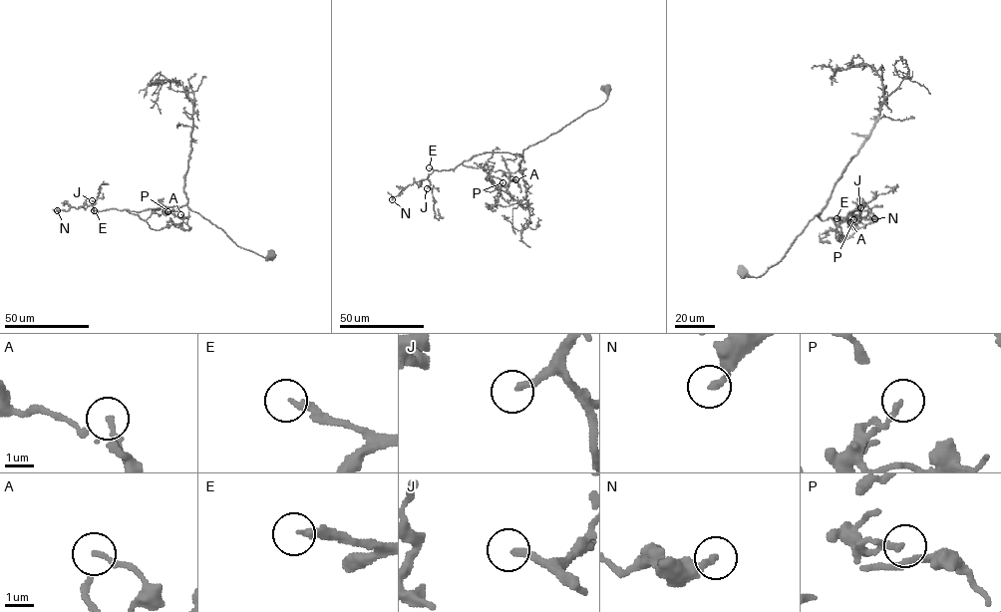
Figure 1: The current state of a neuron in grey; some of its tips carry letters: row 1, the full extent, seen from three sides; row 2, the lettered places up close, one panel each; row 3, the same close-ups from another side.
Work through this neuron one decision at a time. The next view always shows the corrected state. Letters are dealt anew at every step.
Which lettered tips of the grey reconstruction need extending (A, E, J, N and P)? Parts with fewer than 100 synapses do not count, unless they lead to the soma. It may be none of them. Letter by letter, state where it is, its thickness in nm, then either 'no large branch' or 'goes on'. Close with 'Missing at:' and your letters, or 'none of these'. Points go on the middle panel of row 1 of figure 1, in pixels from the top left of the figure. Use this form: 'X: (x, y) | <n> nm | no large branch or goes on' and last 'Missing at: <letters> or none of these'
A: (515, 179) | 160 nm | no large branch
E: (429, 167) | 200 nm | goes on
J: (427, 188) | 240 nm | goes on
N: (392, 199) | 200 nm | no large branch
P: (502, 182) | 150 nm | no large branch
Missing at: E, J

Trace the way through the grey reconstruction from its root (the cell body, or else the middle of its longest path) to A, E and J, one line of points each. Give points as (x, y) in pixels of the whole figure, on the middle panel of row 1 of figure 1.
A: (606, 88), (603, 103), (521, 154), (486, 152), (462, 162), (501, 170), (517, 183), (515, 179)
E: (606, 88), (607, 100), (543, 141), (528, 146), (521, 154), (486, 152), (448, 170), (429, 167)
J: (606, 88), (603, 103), (521, 154), (473, 155), (454, 168), (434, 170), (427, 188)

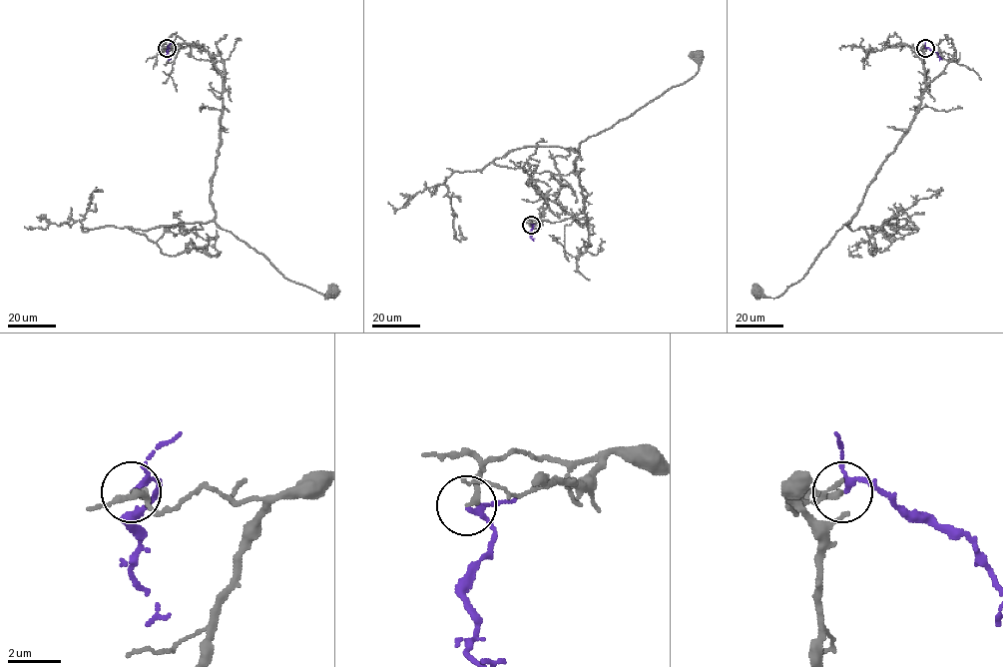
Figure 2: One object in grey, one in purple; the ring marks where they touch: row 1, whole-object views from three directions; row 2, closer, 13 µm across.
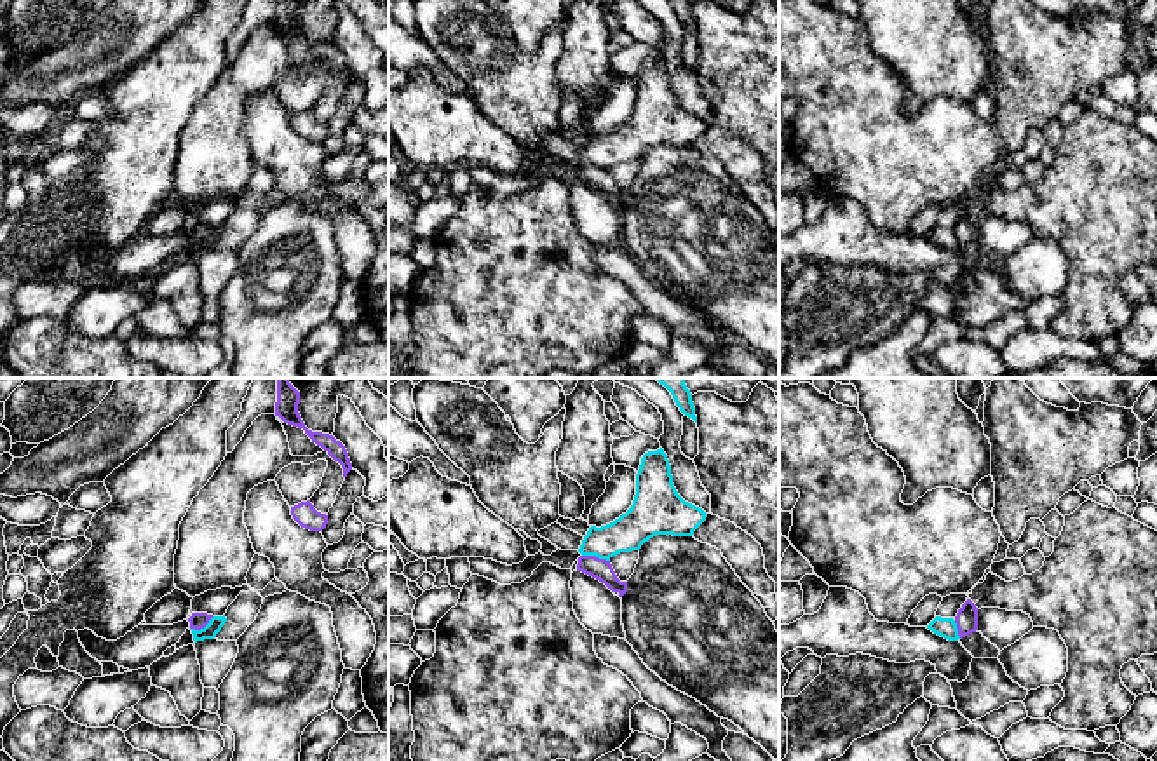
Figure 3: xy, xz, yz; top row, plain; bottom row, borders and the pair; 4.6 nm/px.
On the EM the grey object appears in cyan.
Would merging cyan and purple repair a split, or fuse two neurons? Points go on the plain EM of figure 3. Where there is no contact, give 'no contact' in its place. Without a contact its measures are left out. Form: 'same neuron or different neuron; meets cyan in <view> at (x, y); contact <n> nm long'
different neuron; meets cyan in xz at (596, 166); contact 130 nm long

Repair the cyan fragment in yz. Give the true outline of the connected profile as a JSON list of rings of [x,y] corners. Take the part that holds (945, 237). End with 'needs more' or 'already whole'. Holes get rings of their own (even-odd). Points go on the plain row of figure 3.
[[[936,226],[929,235],[927,235],[929,240],[932,240],[934,244],[948,249],[948,251],[958,251],[960,246],[958,246],[958,239],[957,239],[957,233],[953,228],[941,228],[941,226]]]; already whole

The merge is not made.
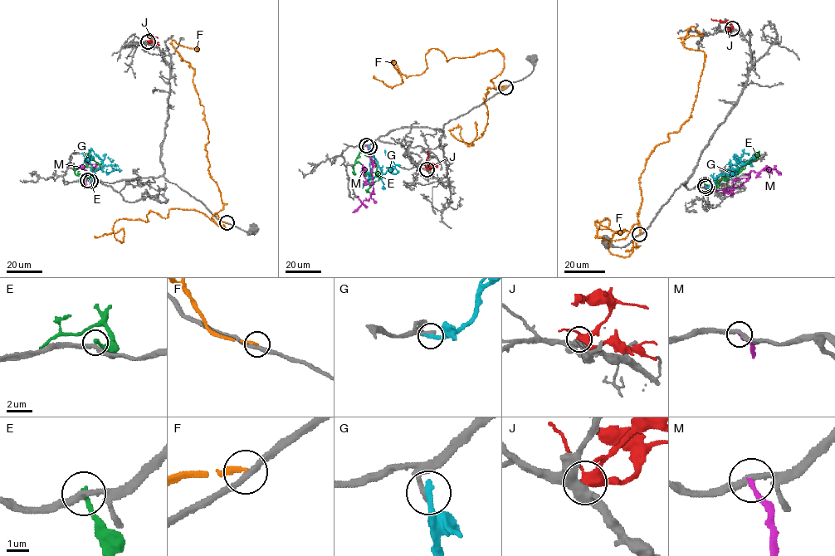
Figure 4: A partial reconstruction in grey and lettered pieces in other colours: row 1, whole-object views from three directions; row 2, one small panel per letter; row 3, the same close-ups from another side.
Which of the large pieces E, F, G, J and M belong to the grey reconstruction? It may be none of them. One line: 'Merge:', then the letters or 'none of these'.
Merge: none of these

